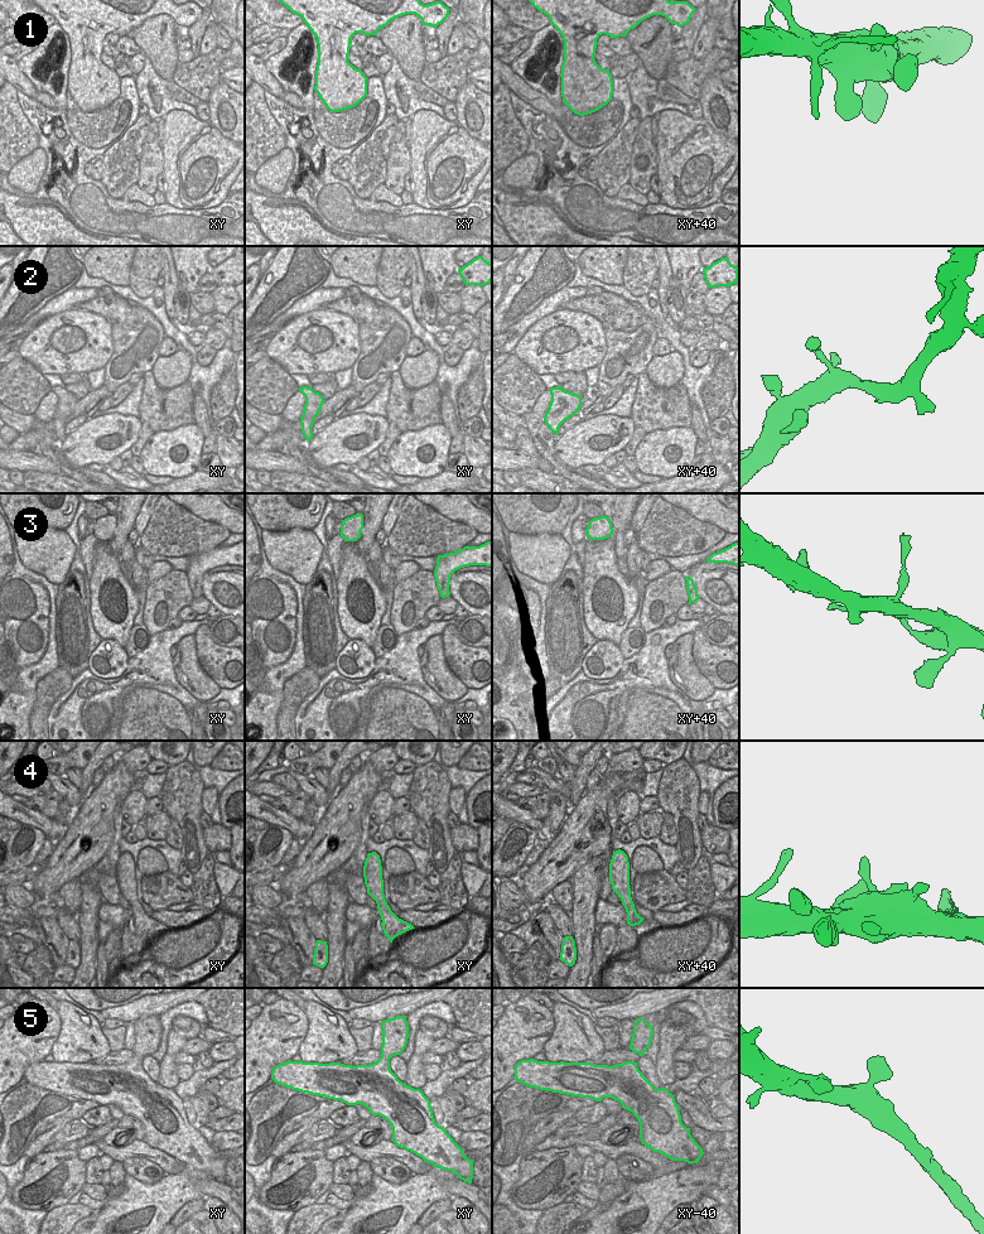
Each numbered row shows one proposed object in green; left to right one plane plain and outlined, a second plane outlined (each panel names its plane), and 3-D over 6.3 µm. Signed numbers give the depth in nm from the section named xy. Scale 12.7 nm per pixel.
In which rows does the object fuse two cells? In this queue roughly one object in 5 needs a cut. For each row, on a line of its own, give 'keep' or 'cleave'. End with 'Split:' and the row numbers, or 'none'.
1: keep
2: keep
3: keep
4: keep
5: keep
Split: none

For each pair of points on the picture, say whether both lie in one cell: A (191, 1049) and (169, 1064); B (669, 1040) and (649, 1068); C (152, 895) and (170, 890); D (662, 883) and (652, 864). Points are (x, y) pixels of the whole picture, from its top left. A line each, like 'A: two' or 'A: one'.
A: two
B: two
C: one
D: two

